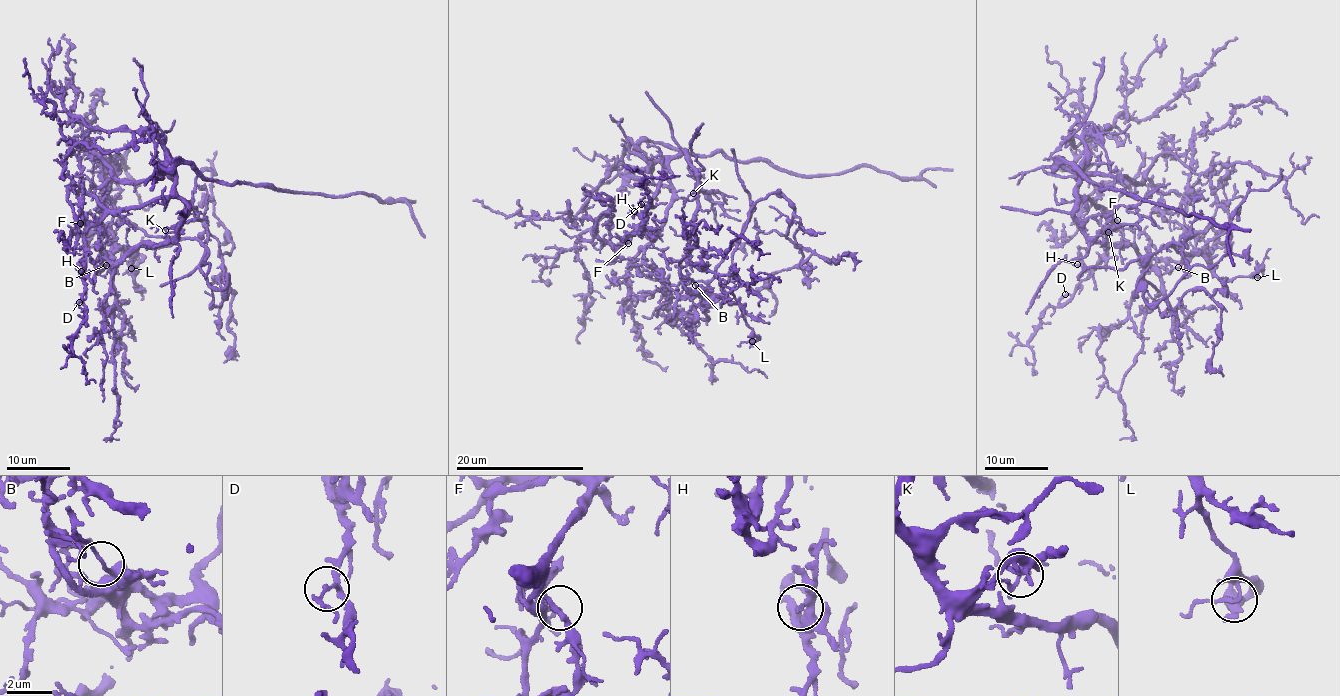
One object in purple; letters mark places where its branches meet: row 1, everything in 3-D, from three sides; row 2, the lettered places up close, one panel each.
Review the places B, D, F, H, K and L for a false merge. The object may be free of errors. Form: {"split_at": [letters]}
{"split_at": ["B"]}

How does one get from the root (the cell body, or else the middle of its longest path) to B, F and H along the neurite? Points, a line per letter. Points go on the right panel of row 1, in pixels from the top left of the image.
B: (1143, 179), (1149, 179), (1161, 196), (1159, 211), (1162, 215), (1194, 236), (1195, 254), (1178, 268)
F: (1143, 179), (1133, 182), (1122, 176), (1102, 175), (1082, 178), (1079, 195), (1108, 208), (1109, 218), (1117, 220)
H: (1143, 179), (1082, 178), (1079, 195), (1108, 208), (1111, 222), (1106, 258), (1091, 271), (1077, 264)

